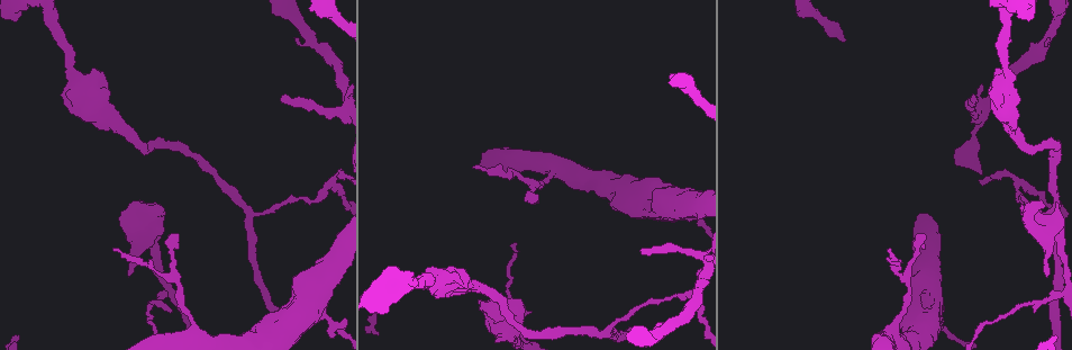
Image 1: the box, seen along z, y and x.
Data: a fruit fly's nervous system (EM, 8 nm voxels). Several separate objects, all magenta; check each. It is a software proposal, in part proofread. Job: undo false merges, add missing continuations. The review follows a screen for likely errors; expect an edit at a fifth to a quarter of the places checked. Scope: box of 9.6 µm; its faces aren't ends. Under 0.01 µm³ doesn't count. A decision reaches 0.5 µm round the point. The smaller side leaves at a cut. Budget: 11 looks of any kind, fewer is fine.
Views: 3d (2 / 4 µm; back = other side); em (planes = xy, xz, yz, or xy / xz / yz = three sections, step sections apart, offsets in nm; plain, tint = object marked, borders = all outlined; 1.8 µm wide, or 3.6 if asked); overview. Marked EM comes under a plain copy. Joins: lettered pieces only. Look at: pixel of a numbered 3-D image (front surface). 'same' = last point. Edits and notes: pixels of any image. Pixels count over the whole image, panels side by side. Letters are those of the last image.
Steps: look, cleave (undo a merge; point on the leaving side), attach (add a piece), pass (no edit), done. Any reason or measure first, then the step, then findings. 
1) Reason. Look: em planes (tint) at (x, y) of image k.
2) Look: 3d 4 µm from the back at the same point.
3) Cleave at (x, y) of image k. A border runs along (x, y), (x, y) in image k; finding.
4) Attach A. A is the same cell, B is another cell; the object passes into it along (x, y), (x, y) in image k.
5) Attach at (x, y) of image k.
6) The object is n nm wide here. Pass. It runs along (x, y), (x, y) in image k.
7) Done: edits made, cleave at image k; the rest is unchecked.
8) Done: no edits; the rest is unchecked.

Stops while still wide. Look: 3d 4 µm at (659, 187) of image 1.

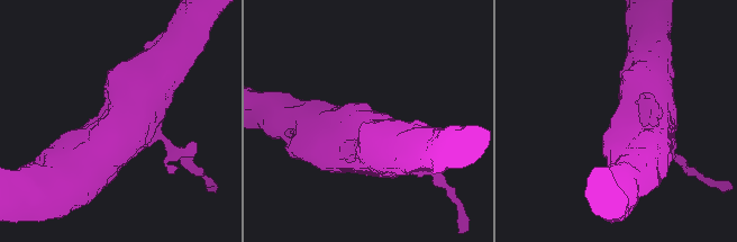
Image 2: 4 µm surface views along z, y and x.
Look: em 3.6 µm yz step 16 (borders) at (619, 107) of image 2.

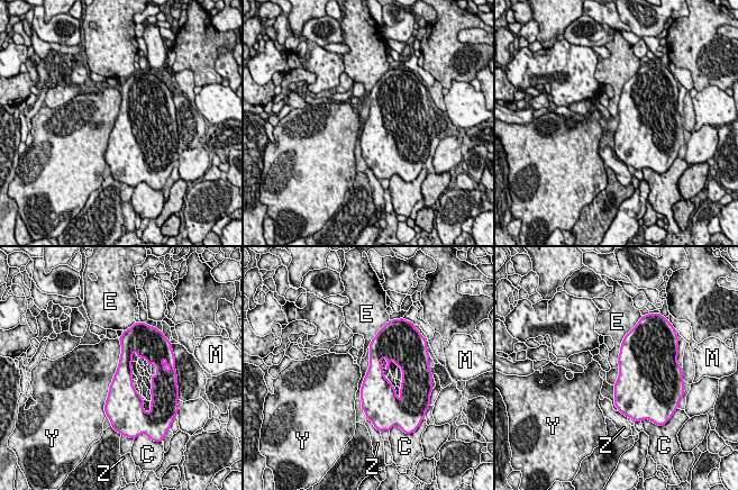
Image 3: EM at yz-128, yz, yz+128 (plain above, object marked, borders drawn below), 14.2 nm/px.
Pass. C, E, M, Y and Z are other cells; no lettered piece goes on from it.

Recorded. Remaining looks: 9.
Three-way junction. Look: em xz step 16 (borders) at (328, 186) of image 1.

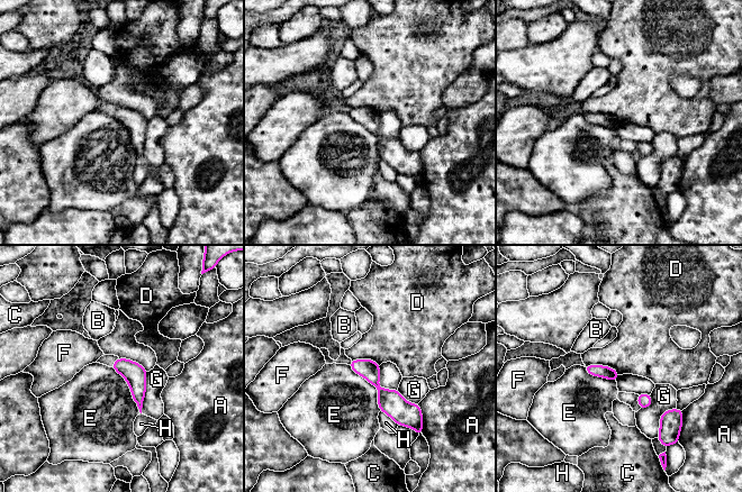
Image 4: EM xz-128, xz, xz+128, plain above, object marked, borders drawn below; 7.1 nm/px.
Another direction. Look: em planes (borders) at the same point.

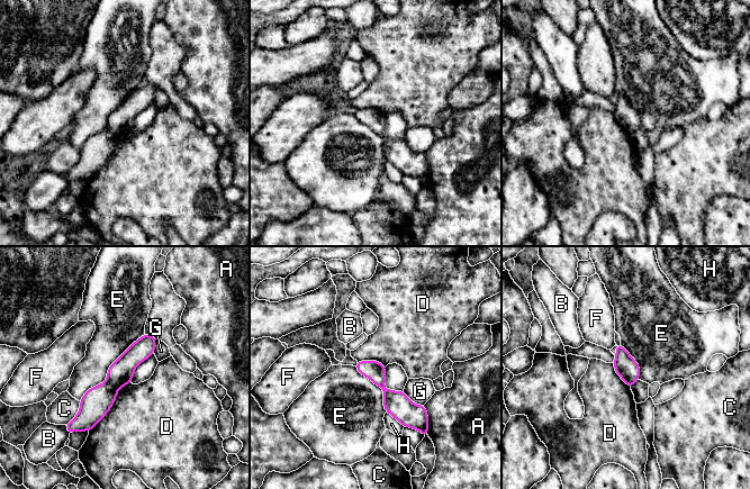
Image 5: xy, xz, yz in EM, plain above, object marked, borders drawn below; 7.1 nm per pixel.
The object is 140 nm wide here. Cleave at (97, 401) of image 5. A, B, C, D, E, F, G and H are other cells; a border runs along (107, 381), (117, 388) in image 5; two neurons meet here.

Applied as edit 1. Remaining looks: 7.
Branch stops here. Look: em planes (borders) at (640, 251) of image 1.

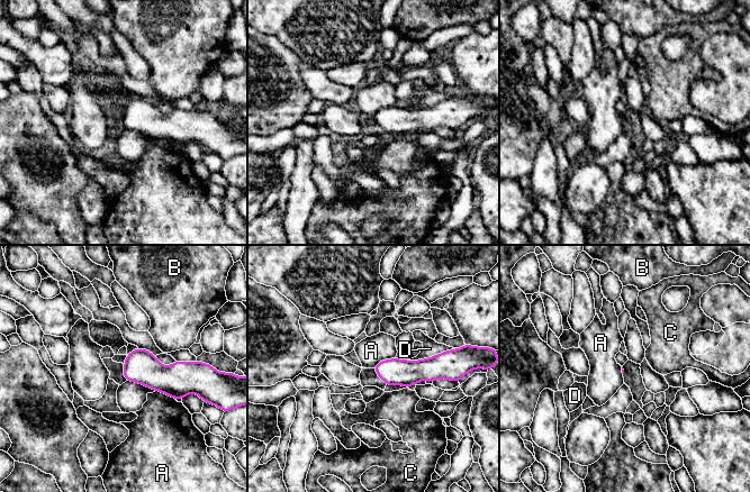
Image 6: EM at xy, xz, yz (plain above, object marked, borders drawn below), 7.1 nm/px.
Pass. A, B, C and D are other cells; a border runs along (395, 357), (382, 360), (372, 367) in image 6; none of them fits.

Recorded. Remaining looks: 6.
Tapers out. Look: em planes (borders) at (115, 249) of image 1.

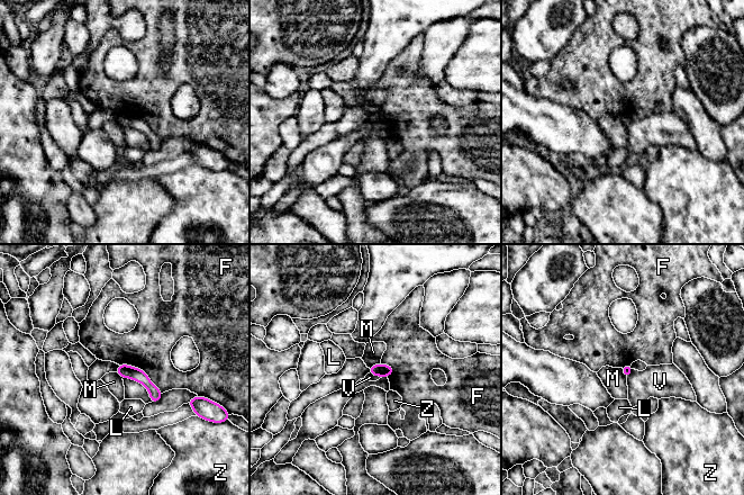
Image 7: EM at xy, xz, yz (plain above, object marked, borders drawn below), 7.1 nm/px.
The longest contact is with F, 380 nm. Pass. F, L, M, V and Z are other cells; none of them fits.

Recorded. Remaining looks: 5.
Done: edits made, cleave at image 5; the rest is unchecked.

